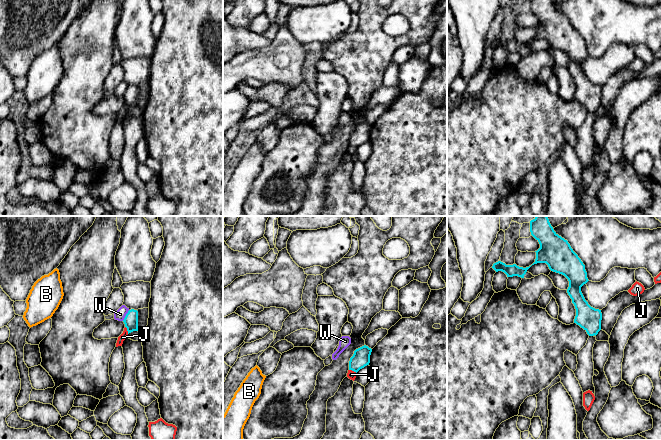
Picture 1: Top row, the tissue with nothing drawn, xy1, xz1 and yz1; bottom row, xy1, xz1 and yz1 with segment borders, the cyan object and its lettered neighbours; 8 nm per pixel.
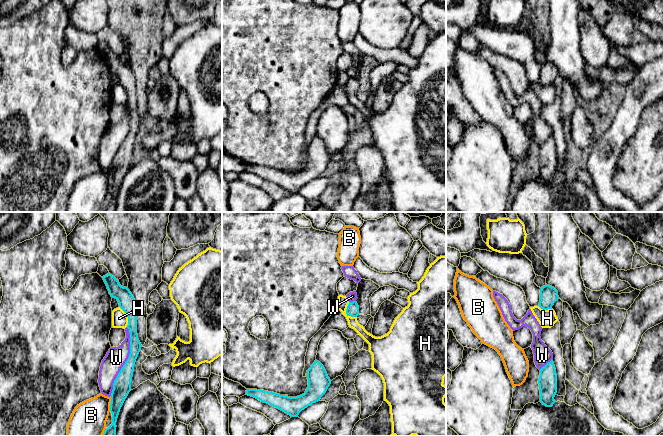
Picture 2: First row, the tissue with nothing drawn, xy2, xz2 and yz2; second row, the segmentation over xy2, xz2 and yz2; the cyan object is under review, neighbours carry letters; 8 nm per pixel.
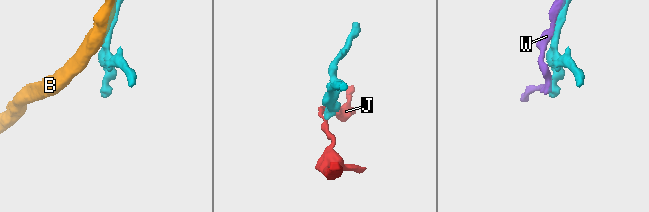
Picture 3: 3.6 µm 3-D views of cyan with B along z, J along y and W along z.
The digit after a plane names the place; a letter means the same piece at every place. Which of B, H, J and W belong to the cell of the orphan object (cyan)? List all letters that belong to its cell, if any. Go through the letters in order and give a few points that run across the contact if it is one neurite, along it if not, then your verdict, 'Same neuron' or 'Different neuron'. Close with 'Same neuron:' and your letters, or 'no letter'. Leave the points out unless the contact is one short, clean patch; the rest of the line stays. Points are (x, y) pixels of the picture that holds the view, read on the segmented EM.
B: Line: xy2 (111, 396), (109, 411). Different neuron
H: Line: xz2 (348, 302), (346, 313), (356, 317). Different neuron
J: Line: xz1 (349, 369), (356, 373). Different neuron
W: Different neuron
Same neuron: no letter

